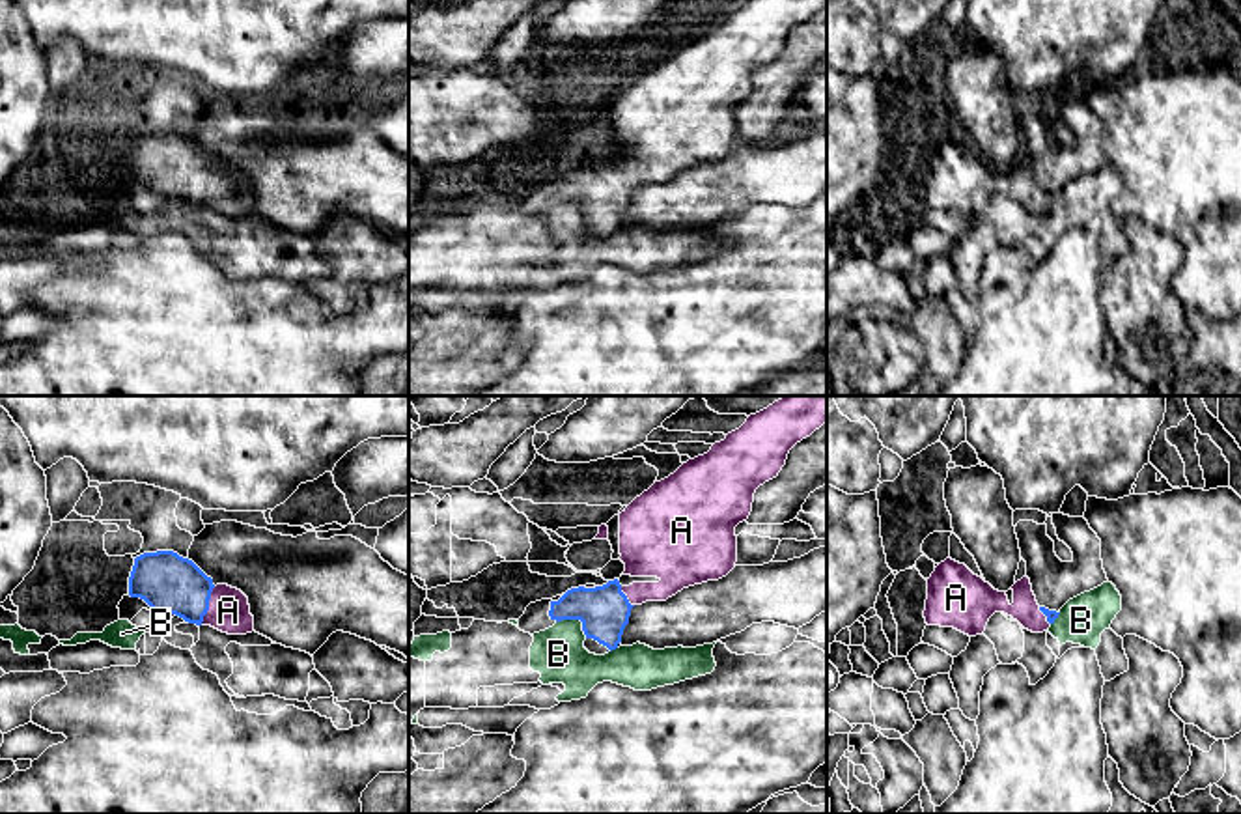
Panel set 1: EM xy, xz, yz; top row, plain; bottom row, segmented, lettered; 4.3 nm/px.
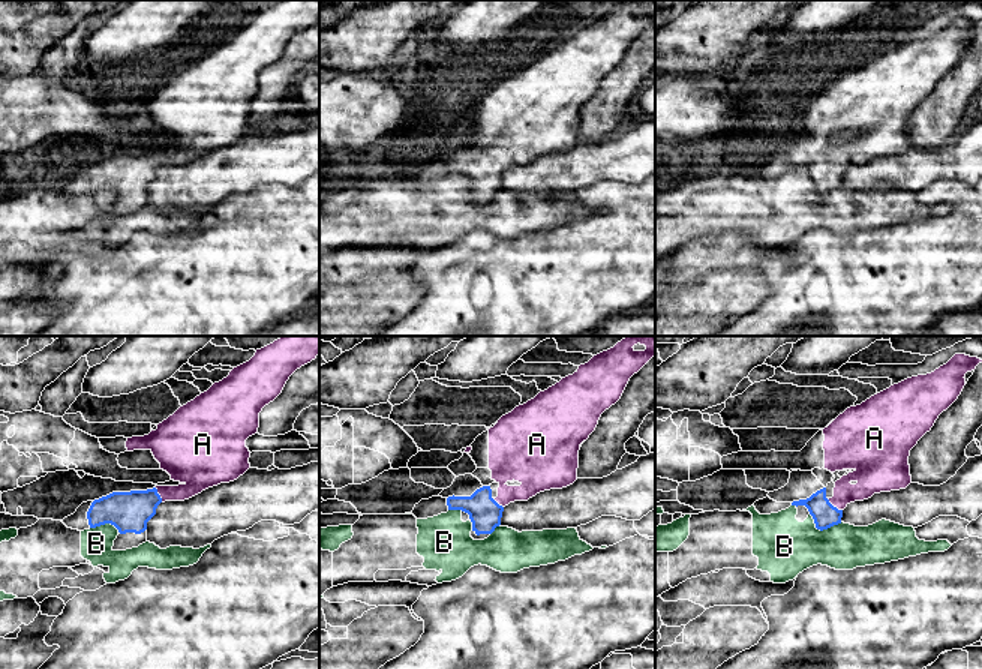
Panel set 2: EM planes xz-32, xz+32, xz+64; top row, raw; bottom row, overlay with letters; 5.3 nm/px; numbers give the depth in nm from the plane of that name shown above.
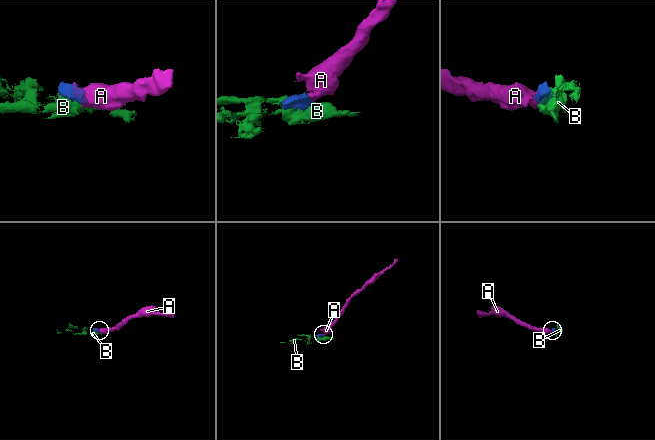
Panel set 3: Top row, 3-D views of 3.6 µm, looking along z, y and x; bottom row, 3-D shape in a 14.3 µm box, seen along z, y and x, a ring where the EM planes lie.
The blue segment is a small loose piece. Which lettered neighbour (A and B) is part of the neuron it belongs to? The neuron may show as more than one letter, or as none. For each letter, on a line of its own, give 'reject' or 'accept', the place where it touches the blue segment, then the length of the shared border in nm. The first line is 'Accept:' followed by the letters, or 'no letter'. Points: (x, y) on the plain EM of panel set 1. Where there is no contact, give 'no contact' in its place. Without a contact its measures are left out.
Accept: A
A: accept | xy (208, 187) | 180 nm
B: reject | xz (577, 200) | 150 nm

